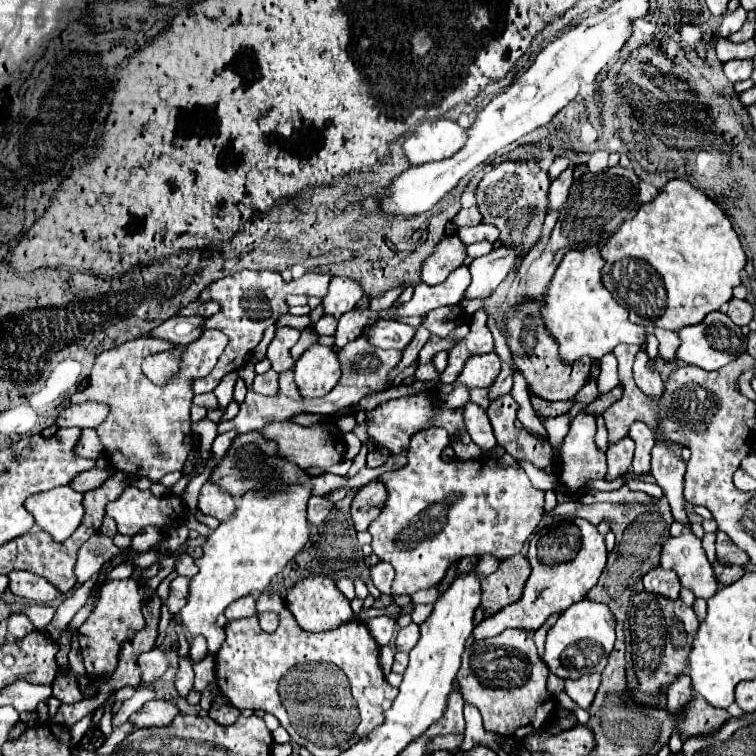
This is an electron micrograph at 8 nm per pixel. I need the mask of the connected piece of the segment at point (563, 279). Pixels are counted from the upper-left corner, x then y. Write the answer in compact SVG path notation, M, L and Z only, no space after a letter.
M586 247L580 251L568 251L558 265L554 279L548 287L546 305L542 317L546 321L546 329L554 335L560 345L560 357L566 363L588 355L592 359L600 359L610 353L620 343L642 345L646 329L642 325L634 325L628 319L628 311L616 303L610 291L602 285L600 269L604 259L596 247Z

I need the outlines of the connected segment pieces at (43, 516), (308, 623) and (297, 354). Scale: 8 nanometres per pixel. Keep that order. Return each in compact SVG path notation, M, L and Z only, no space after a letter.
M68 485L56 487L52 491L44 491L44 493L36 493L36 495L28 497L26 509L36 519L36 525L40 529L44 529L46 533L50 533L54 541L66 541L78 529L78 525L82 521L82 515L84 515L84 509L82 509L82 493L76 493Z
M308 577L304 581L298 581L286 595L288 609L292 611L294 619L302 625L304 631L322 633L332 631L346 621L354 621L354 613L350 609L350 601L336 589L334 581L330 577Z
M306 327L306 329L302 331L300 341L292 347L292 359L294 359L294 361L298 361L298 359L302 357L302 353L304 353L308 347L312 347L314 343L316 343L316 335L312 335L312 331Z

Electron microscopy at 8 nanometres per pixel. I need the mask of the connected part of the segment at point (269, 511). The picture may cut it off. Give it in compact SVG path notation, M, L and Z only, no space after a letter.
M290 485L284 493L246 493L236 501L236 515L220 523L202 545L204 555L196 559L198 573L190 579L186 605L180 609L180 621L190 635L204 635L212 653L224 641L224 629L216 625L216 617L224 609L246 595L262 593L270 579L278 575L294 555L306 545L310 529L306 521L306 501L312 485Z

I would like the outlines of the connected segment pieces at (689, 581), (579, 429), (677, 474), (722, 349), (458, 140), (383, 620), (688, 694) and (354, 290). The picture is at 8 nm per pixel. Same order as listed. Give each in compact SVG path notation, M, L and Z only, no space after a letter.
M682 533L680 537L670 537L662 547L664 569L672 569L684 589L692 591L700 599L710 599L718 591L718 581L700 539L692 533Z
M578 413L560 449L560 481L572 491L578 491L586 479L606 475L606 455L596 447L596 430L595 417Z
M658 437L654 449L652 449L652 475L656 479L656 483L662 487L664 497L670 503L672 515L676 521L686 523L688 527L688 517L684 511L684 471L686 471L686 463L674 455L670 449L664 449L666 443Z
M720 311L708 313L708 317L702 323L678 329L676 335L680 339L680 347L676 349L676 359L690 363L690 365L696 365L704 371L716 371L746 351L746 337L744 337L742 329L736 327L736 323L732 323Z
M438 119L416 127L402 143L402 153L410 165L422 165L452 157L466 141L466 131L454 121Z
M388 615L366 619L366 627L370 629L370 633L372 633L372 637L376 639L378 645L388 645L390 643L390 639L394 635L394 625L396 625L396 619L392 619Z
M682 675L678 681L674 681L668 687L668 711L672 715L680 715L684 713L684 705L688 705L688 701L692 699L692 681L688 681L688 675Z
M332 277L326 297L322 299L324 315L340 319L346 311L352 311L358 299L362 297L362 289L356 281L346 277Z

